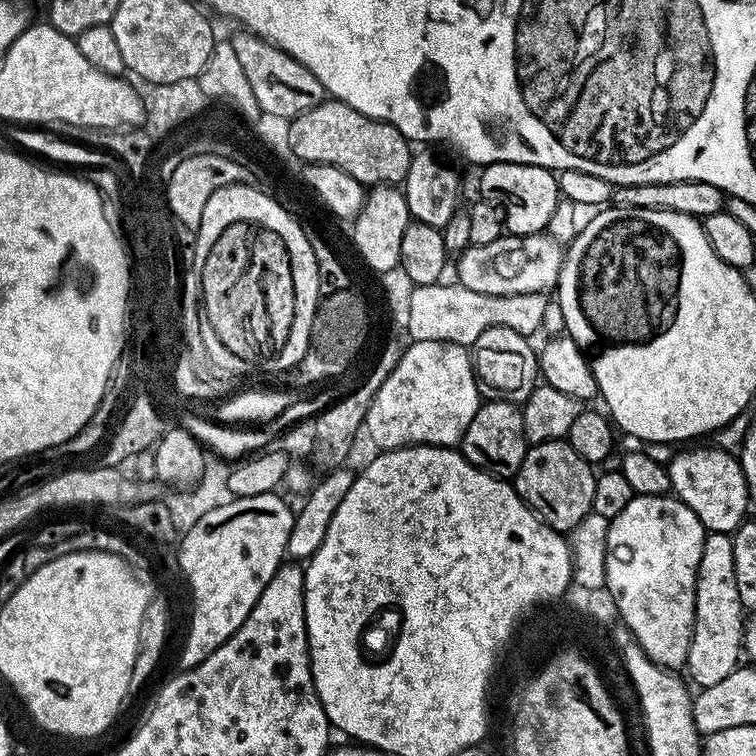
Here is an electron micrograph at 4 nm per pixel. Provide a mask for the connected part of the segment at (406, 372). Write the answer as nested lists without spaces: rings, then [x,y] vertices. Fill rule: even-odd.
[[[412,340],[409,348],[405,347],[400,354],[400,361],[394,366],[394,370],[390,370],[390,374],[386,378],[386,382],[382,382],[382,386],[374,394],[374,398],[370,402],[370,410],[368,416],[364,419],[364,428],[366,436],[377,444],[380,450],[395,450],[398,448],[407,448],[417,444],[431,444],[433,446],[456,446],[464,439],[464,432],[470,426],[470,422],[474,418],[474,414],[478,414],[482,403],[482,397],[478,386],[476,385],[476,372],[472,369],[472,357],[469,349],[463,344],[451,344],[445,340]]]

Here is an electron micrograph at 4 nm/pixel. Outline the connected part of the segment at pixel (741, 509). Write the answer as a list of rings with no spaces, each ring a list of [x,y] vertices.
[[[696,446],[685,447],[688,448],[685,452],[680,452],[672,461],[667,461],[666,467],[668,477],[672,483],[672,492],[683,504],[690,506],[690,510],[694,510],[694,514],[698,514],[698,518],[704,523],[708,532],[726,532],[731,534],[749,515],[748,507],[750,507],[748,487],[746,486],[744,471],[740,468],[740,461],[733,453],[731,456],[730,453],[723,452],[720,448],[692,447]]]

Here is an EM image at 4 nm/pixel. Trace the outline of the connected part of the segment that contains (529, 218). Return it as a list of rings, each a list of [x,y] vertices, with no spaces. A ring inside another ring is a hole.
[[[490,164],[479,175],[483,199],[504,211],[504,222],[511,235],[534,236],[547,229],[556,204],[562,199],[555,171],[533,164]]]

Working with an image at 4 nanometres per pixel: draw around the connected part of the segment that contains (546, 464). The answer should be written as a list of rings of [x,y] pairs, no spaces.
[[[551,440],[529,447],[524,453],[522,466],[516,471],[514,484],[524,497],[525,504],[544,523],[549,524],[555,532],[568,534],[592,511],[596,477],[593,465],[587,464],[567,442]]]

